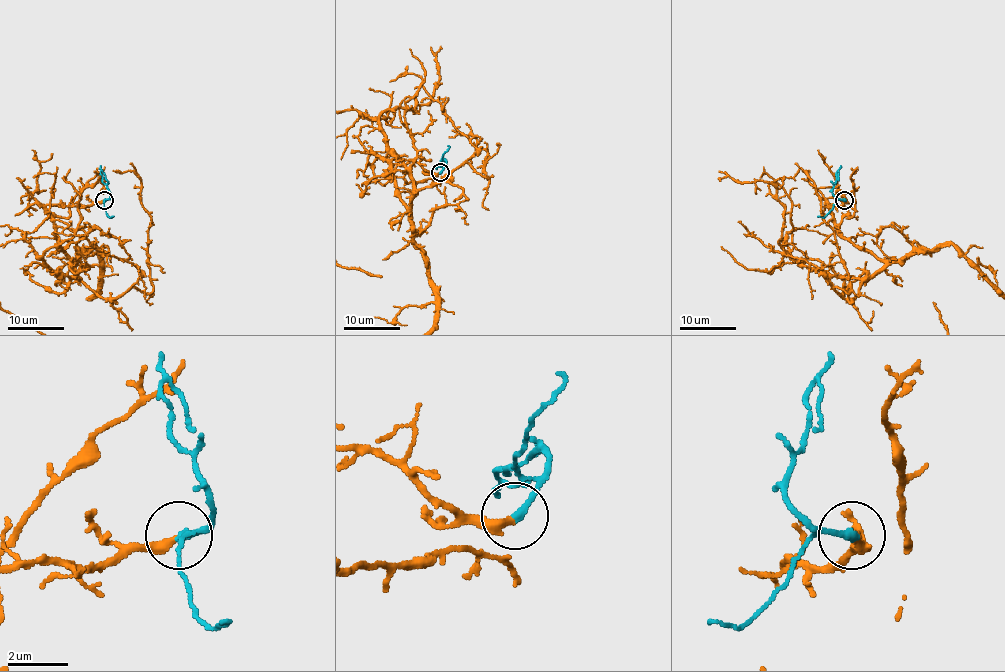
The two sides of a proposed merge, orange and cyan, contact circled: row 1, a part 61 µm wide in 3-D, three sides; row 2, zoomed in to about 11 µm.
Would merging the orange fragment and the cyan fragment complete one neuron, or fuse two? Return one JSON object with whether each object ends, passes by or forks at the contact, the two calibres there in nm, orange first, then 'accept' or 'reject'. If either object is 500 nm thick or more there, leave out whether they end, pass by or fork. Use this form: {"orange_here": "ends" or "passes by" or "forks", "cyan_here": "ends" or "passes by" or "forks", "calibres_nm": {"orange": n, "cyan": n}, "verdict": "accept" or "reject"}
{"orange_here": "ends", "cyan_here": "ends", "calibres_nm": {"orange": 360, "cyan": 280}, "verdict": "accept"}

